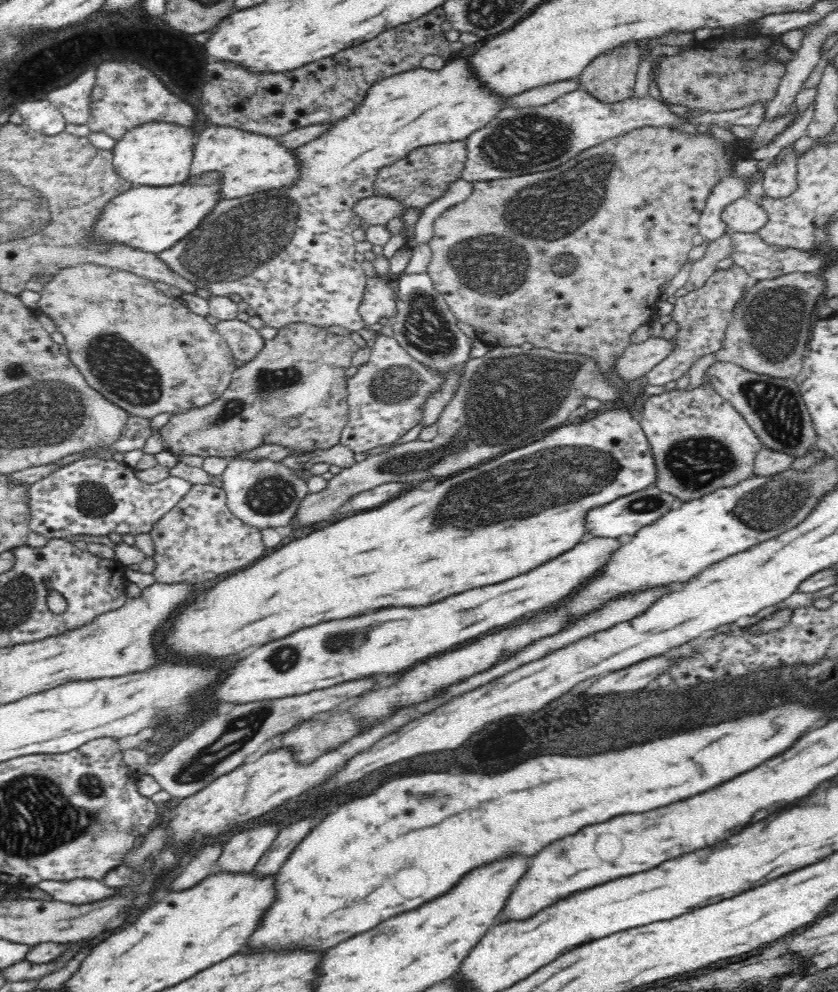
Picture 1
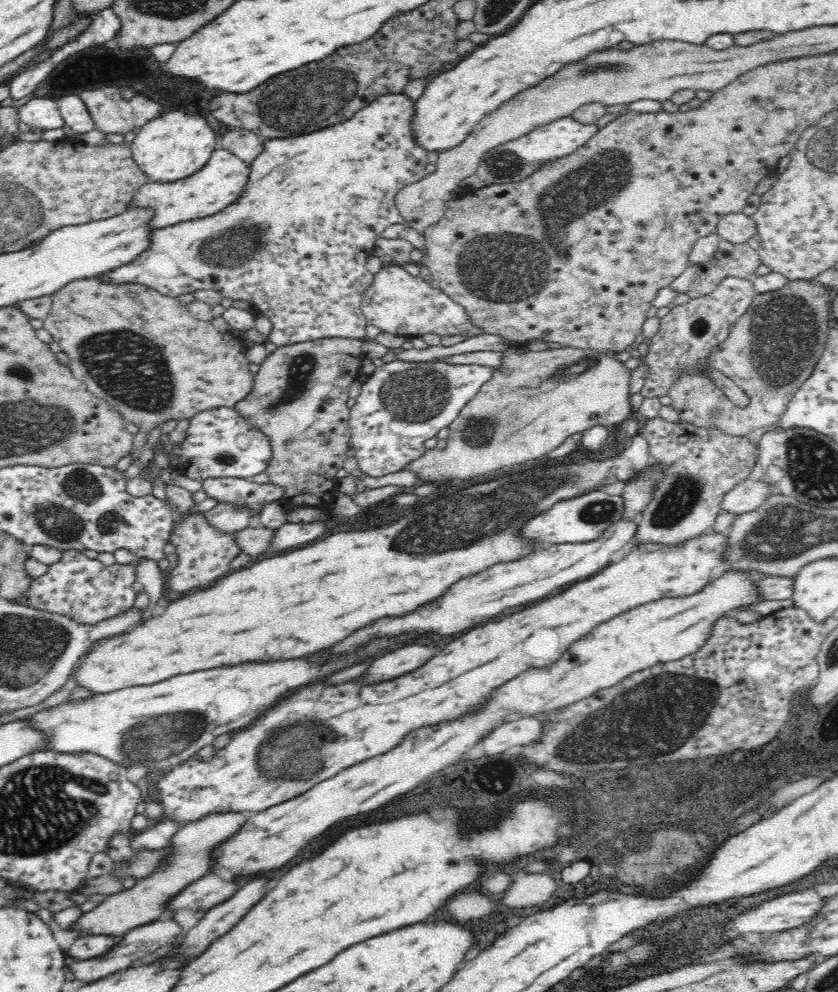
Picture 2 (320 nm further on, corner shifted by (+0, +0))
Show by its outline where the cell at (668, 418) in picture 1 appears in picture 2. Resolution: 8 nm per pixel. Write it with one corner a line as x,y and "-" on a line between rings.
660,417
643,420
640,433
647,438
648,454
653,462
665,466
665,477
653,492
647,509
637,520
636,543
640,545
681,545
711,530
724,495
739,485
752,472
758,461
757,445
748,437
735,437
719,432
716,428
695,428
692,424
672,424

